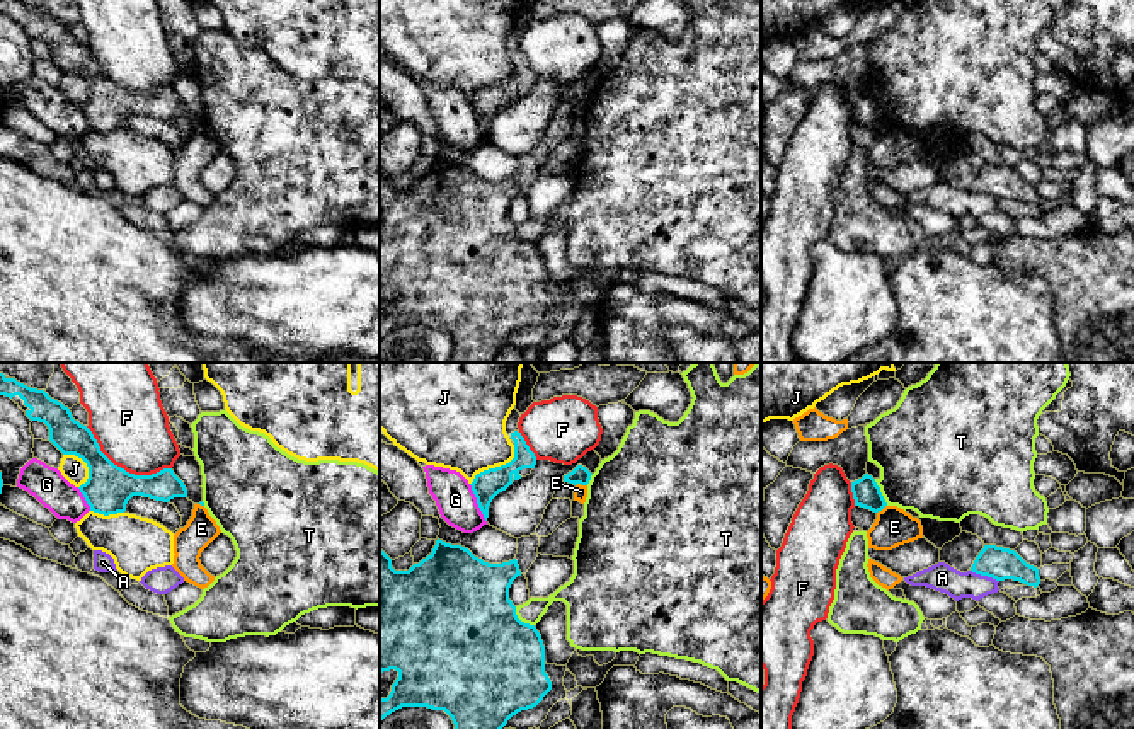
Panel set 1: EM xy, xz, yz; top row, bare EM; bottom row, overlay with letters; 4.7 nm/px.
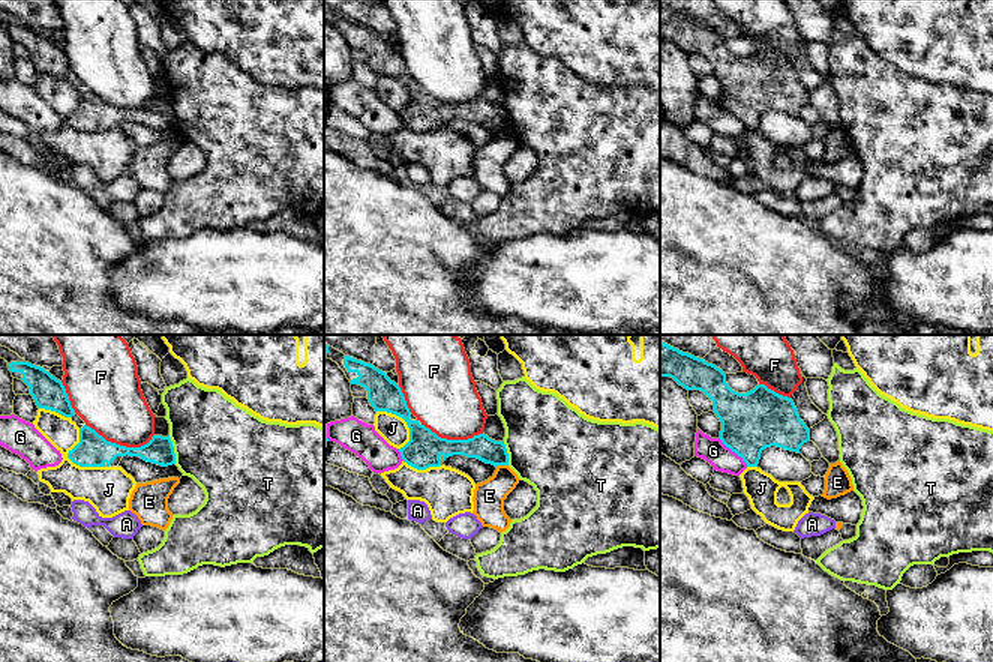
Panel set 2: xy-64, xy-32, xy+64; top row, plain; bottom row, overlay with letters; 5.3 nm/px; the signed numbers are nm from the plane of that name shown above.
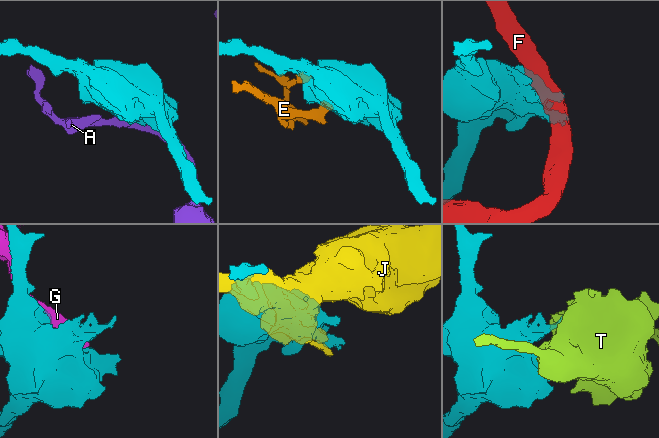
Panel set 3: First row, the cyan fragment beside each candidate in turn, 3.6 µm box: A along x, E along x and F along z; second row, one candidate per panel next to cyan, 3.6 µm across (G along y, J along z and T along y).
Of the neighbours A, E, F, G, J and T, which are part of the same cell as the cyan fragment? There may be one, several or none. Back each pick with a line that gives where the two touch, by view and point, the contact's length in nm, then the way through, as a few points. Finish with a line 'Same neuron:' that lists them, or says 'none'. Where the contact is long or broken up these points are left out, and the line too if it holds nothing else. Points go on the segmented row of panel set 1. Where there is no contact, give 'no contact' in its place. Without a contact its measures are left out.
Same neuron: none

